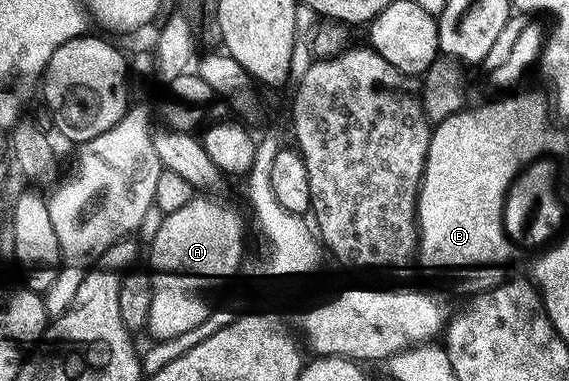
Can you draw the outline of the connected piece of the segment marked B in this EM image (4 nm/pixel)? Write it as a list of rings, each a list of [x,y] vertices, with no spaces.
[[[527,90],[524,94],[519,95],[511,92],[506,96],[495,97],[499,98],[493,99],[492,102],[483,102],[480,106],[473,107],[472,110],[464,108],[457,111],[453,116],[441,120],[432,129],[431,139],[429,140],[429,152],[425,156],[423,178],[419,181],[419,198],[415,201],[418,265],[420,262],[427,270],[436,270],[439,274],[452,274],[459,282],[472,282],[473,285],[479,286],[475,288],[490,288],[504,277],[503,270],[499,266],[505,265],[510,260],[511,250],[513,250],[513,243],[503,229],[503,202],[505,201],[508,179],[511,179],[511,174],[515,174],[515,170],[519,170],[519,166],[523,166],[523,162],[527,162],[527,158],[531,158],[531,154],[535,154],[535,150],[539,150],[539,146],[543,146],[543,142],[547,139],[547,129],[552,125],[549,118],[547,118],[547,110],[549,114],[548,99],[546,97],[543,99],[535,90]]]

